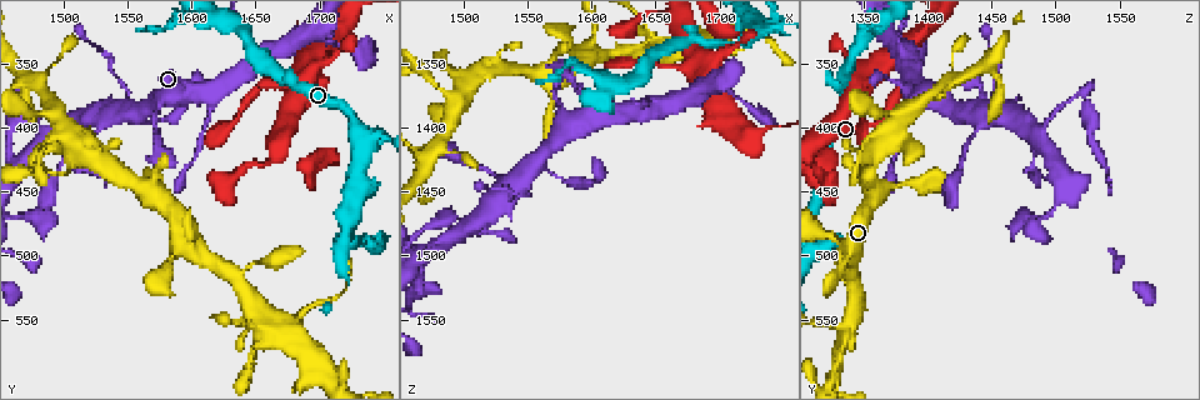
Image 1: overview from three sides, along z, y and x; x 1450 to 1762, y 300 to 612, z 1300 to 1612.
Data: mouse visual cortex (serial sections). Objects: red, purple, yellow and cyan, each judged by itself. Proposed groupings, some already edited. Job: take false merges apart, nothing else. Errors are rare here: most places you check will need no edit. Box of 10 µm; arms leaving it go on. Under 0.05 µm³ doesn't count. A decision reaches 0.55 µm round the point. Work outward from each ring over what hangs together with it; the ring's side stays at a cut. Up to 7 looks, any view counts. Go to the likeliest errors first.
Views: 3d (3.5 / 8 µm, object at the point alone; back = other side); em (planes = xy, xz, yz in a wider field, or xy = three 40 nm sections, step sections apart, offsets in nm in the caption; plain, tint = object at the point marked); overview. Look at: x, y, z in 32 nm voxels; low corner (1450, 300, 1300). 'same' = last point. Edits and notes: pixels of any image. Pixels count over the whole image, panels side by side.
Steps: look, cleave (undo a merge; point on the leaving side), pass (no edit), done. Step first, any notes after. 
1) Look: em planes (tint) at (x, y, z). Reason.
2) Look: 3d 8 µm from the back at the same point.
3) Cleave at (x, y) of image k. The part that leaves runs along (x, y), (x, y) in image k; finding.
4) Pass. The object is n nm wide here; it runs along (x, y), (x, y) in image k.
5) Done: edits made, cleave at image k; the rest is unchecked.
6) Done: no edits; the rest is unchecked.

Look: 3d 3.5 µm at (1728, 398, 1326). Three arms meet.

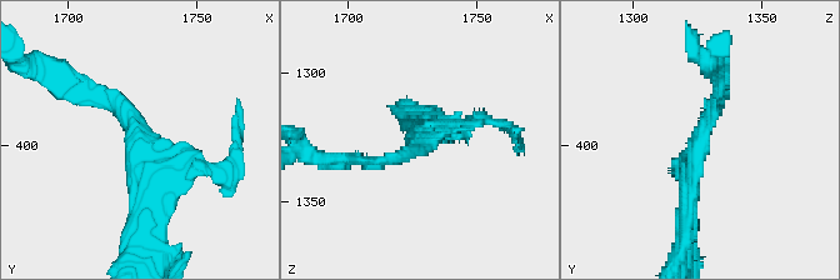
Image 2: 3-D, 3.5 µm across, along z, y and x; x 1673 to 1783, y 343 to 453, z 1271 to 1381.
Look: em xy step 5 (tint) at (1727, 399, 1326). 3 arms meet here; the arms are 150, 150, 300 nm wide; now the EM.

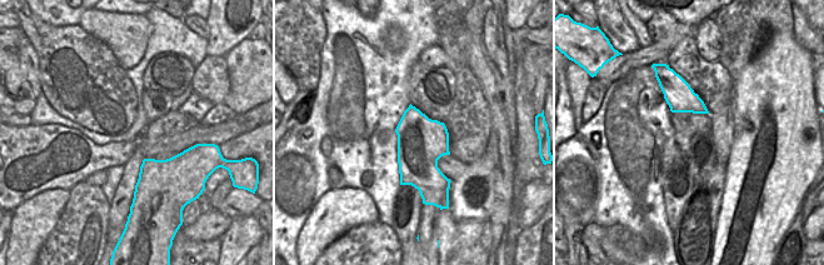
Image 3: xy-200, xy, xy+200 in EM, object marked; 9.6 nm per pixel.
Pass. One cell here.

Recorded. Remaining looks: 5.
Look: 3d 3.5 µm at (1734, 490, 1328). Narrows sharply.

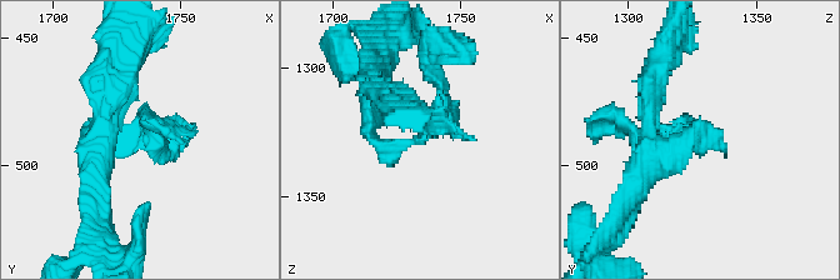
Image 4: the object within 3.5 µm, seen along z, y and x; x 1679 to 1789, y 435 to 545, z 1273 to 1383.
Look: em xy step 3 (tint) at (1733, 491, 1328).

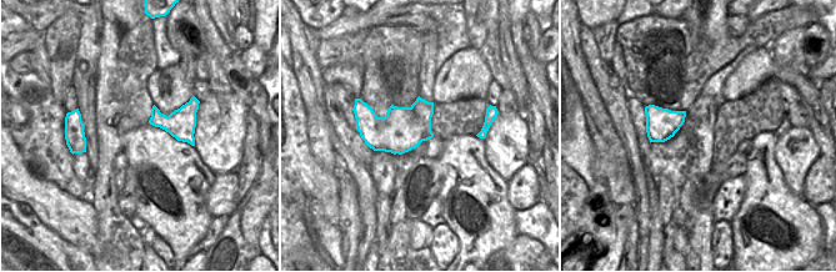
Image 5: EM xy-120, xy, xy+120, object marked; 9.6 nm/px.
Pass. The object is 440 nm wide here; it runs along (90, 154), (94, 135), (159, 146) in image 4; one cell here.

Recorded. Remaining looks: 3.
Look: 3d 3.5 µm at (1472, 394, 1492). Thick turns thin.

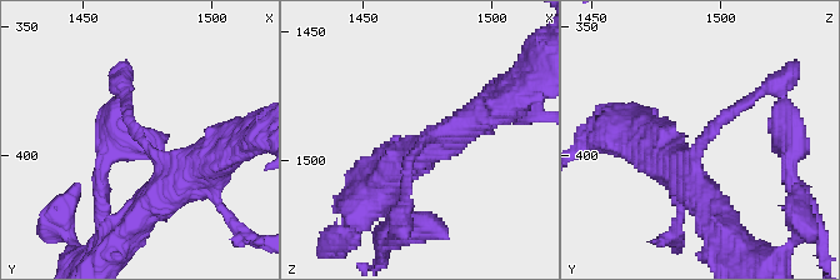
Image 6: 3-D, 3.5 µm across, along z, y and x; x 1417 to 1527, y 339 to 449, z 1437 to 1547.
Pass. The arms are 150, 400 nm wide; it runs along (488, 110), (419, 145), (404, 206) in image 6; all the same cell.

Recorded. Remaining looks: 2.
Done: no edits; the rest is unchecked.

